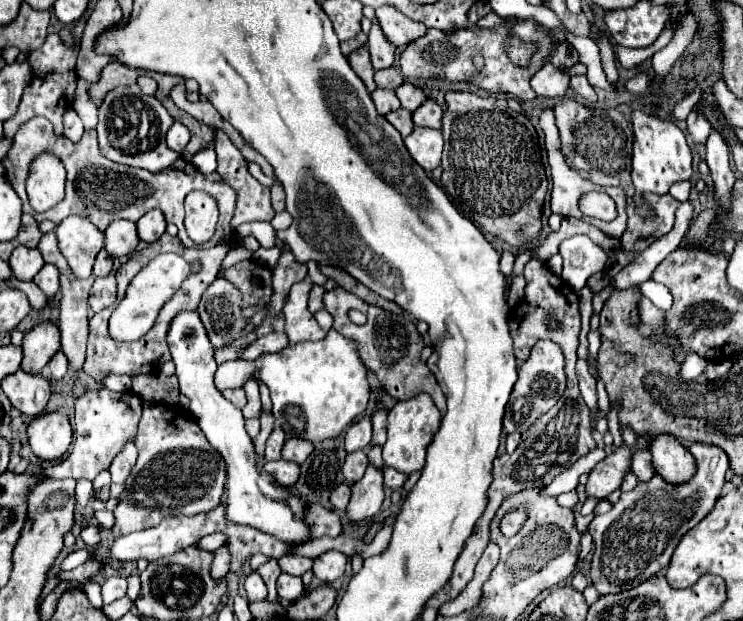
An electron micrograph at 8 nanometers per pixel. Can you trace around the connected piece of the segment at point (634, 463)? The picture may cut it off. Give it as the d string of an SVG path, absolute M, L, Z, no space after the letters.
M635 448L633 460L631 460L631 470L635 472L635 476L639 480L649 480L655 474L655 470L651 466L651 454L649 454L649 450Z

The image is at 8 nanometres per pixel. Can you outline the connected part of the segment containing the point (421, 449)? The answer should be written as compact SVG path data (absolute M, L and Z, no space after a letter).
M427 394L397 402L387 414L387 442L383 446L383 460L387 466L411 474L425 466L425 448L433 440L433 434L439 428L441 412Z

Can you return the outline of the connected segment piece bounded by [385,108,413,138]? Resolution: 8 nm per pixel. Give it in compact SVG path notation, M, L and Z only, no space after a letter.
M399 108L397 112L389 112L385 118L399 130L399 134L401 134L403 138L407 138L407 136L411 134L411 130L413 130L413 120L411 120L411 112L409 112L409 110Z

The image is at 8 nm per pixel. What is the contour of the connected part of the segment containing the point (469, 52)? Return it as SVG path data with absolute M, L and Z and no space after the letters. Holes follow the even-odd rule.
M519 20L511 32L507 32L503 26L495 28L465 28L459 32L445 34L441 30L427 30L425 36L413 40L407 44L407 48L399 56L401 72L411 78L435 78L435 80L445 80L445 82L467 82L475 84L481 90L487 90L491 94L509 94L517 96L521 100L531 100L535 98L535 92L529 86L529 78L541 68L541 58L549 52L549 42L545 50L537 50L533 54L533 60L525 68L517 68L509 56L505 56L505 40L509 36L517 36L521 40L529 40L531 44L537 42L537 38L543 38L543 34L537 30L537 22L533 20ZM475 54L481 54L485 58L485 68L477 70L471 62Z

